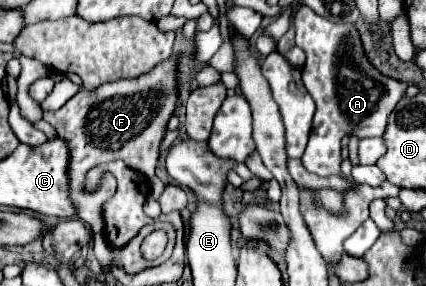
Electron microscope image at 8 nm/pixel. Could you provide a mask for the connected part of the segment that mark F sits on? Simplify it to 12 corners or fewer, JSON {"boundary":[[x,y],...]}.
{"boundary":[[175,56],[45,110],[69,148],[77,218],[103,230],[93,166],[155,176],[175,112]]}

